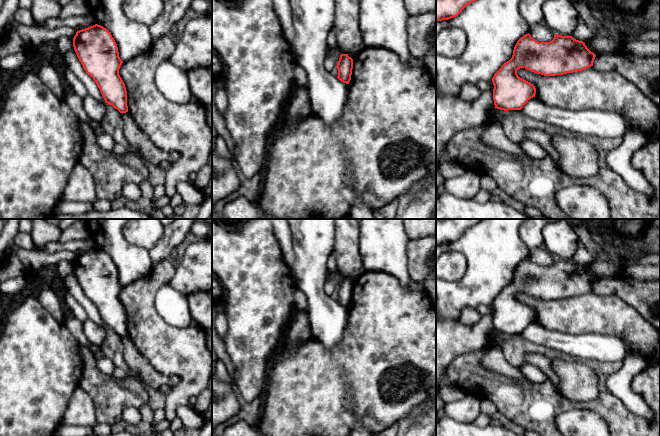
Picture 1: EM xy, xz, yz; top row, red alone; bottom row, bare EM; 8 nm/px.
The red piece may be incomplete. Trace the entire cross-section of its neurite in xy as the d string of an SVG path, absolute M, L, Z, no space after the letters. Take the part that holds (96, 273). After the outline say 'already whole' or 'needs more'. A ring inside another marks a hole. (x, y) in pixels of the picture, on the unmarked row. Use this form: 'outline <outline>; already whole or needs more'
outline M95 248L76 256L73 271L84 294L96 306L105 326L122 338L128 336L127 315L119 299L123 285L111 257Z; already whole

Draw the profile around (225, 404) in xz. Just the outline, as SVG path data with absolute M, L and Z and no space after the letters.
M212 377L212 430L224 423L240 410L238 393L233 383L218 380Z

